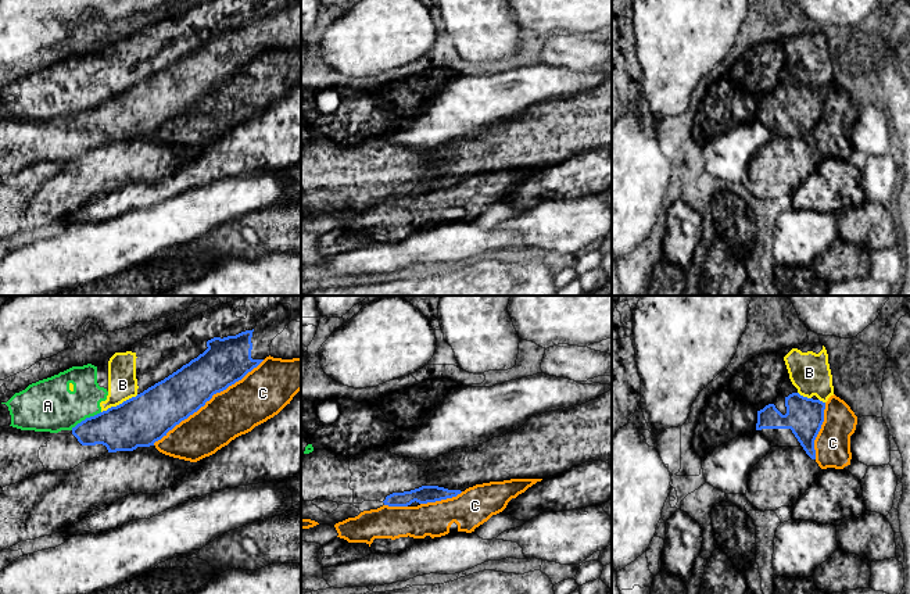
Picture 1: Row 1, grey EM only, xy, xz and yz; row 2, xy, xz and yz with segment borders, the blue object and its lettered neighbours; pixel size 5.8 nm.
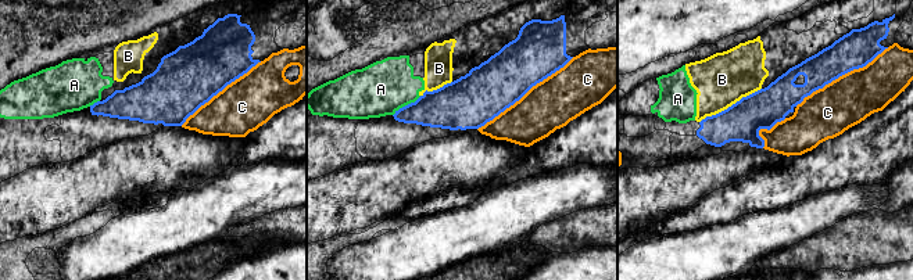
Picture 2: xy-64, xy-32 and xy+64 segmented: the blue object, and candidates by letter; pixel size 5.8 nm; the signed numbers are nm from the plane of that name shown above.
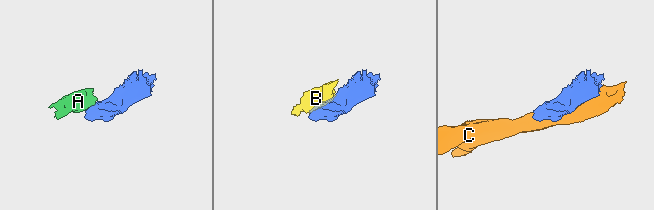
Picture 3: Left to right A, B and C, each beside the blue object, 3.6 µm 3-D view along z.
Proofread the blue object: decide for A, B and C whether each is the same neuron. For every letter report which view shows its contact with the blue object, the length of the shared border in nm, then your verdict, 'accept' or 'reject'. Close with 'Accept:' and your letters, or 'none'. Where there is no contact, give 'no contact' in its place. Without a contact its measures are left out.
A: contact in xy; length 200 nm; reject
B: contact in xy; length 240 nm; reject
C: contact in xy; length 800 nm; reject
Accept: none

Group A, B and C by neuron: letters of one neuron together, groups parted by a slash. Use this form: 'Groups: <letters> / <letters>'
Groups: A B / C

